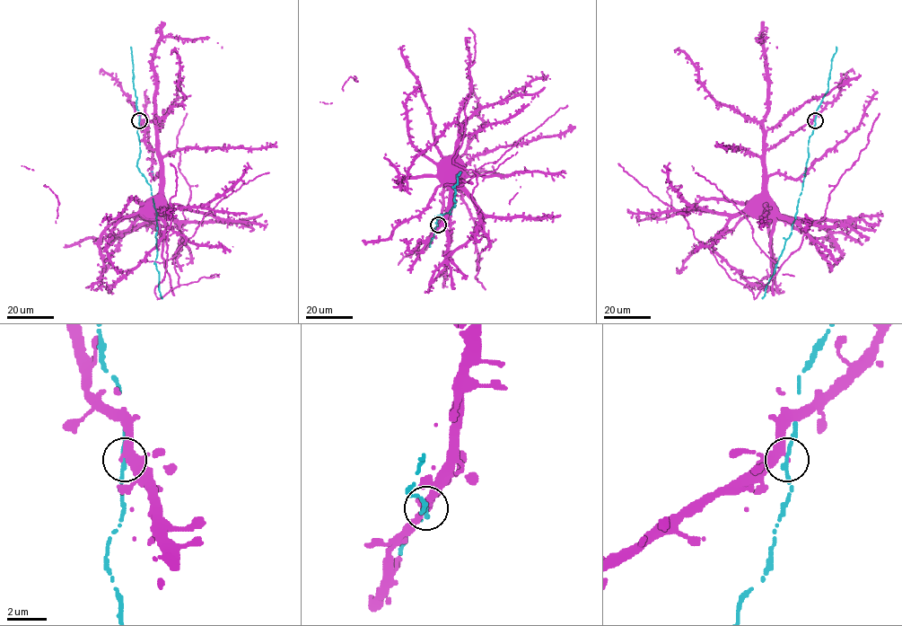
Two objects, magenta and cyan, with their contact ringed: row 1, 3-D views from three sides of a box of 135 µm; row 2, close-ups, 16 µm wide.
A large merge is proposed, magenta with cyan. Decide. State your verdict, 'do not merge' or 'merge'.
merge

